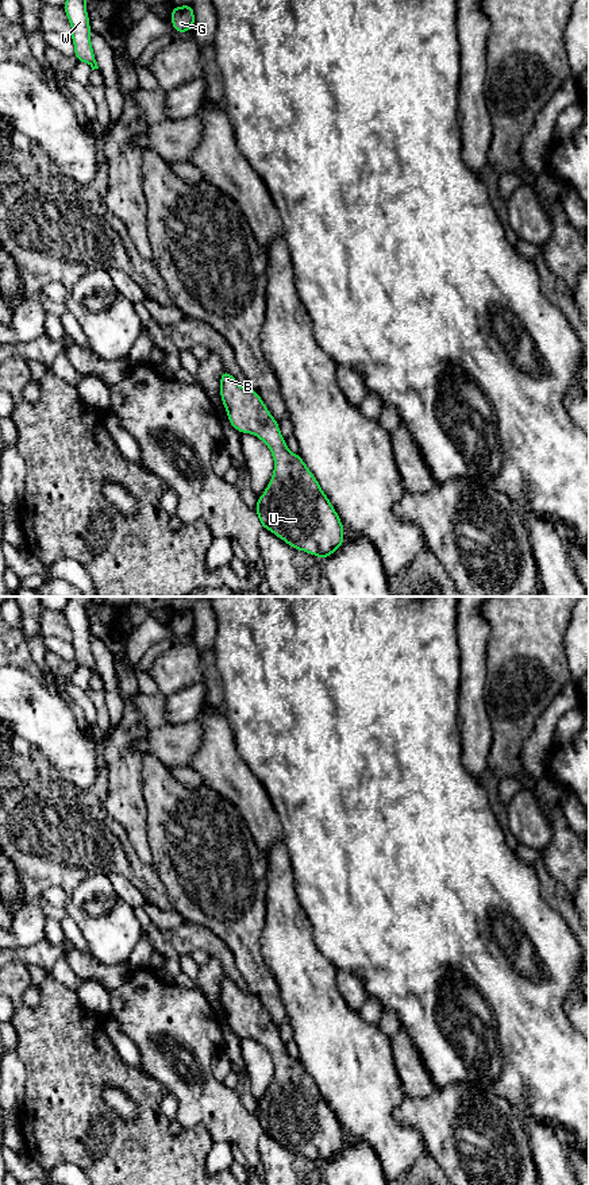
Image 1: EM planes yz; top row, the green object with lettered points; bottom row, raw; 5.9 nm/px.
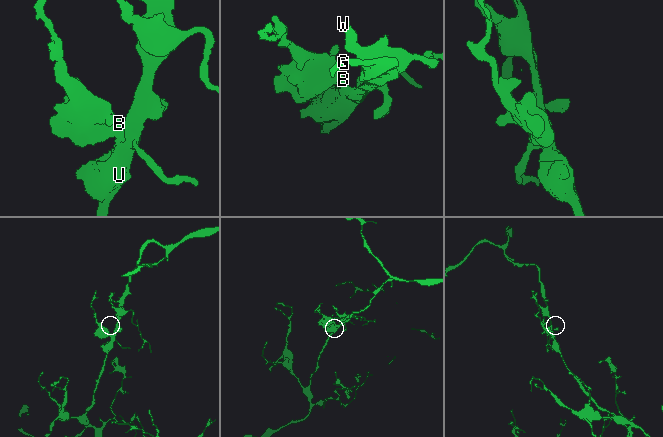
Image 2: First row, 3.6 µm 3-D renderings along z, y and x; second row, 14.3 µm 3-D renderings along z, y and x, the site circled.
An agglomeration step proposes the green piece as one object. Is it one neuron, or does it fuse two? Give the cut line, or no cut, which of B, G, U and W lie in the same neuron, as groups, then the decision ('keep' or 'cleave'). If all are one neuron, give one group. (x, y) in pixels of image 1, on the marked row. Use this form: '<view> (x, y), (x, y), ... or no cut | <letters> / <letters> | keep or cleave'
no cut | B G U W | keep

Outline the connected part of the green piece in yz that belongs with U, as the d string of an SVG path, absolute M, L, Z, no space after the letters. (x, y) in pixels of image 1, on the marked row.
M223 370L220 397L232 428L240 433L253 433L273 455L272 479L255 503L262 528L293 549L320 559L342 548L344 526L335 507L303 458L289 451L278 422L258 393L240 387Z

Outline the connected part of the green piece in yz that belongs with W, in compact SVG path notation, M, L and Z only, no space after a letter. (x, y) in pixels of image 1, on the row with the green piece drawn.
M66 0L63 9L72 26L72 40L77 61L89 63L92 70L95 70L99 66L92 50L91 23L85 3L86 0Z

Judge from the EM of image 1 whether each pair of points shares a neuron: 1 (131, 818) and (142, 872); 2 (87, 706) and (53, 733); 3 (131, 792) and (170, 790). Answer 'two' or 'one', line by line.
1: two
2: two
3: two

